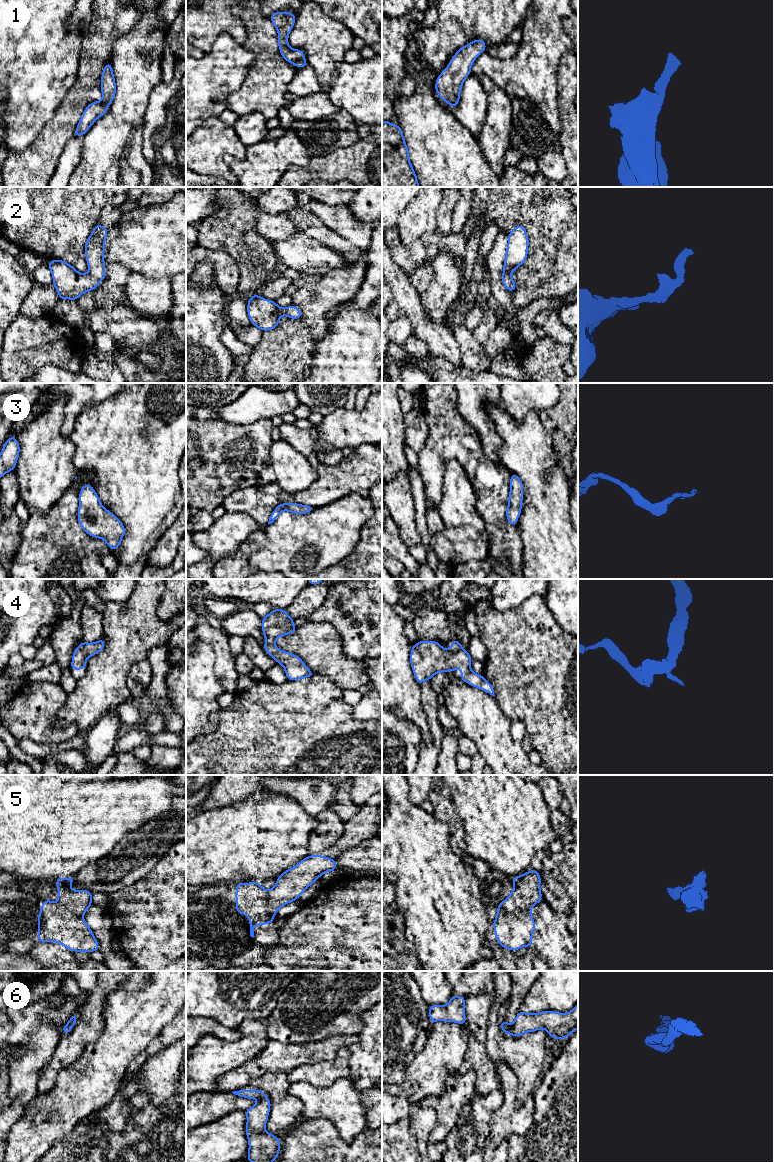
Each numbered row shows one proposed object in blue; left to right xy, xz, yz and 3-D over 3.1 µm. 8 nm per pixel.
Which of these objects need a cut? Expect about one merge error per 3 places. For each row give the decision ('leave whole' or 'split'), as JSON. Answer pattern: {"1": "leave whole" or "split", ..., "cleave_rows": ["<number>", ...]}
{"1": "leave whole", "2": "leave whole", "3": "leave whole", "4": "leave whole", "5": "split", "6": "leave whole", "cleave_rows": ["5"]}

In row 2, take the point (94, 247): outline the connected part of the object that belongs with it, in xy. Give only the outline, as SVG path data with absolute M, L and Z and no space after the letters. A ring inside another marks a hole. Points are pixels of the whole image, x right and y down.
M95 225L85 243L89 272L82 274L63 260L50 260L48 267L60 299L77 300L83 293L93 291L107 276L105 273L105 238L109 228Z

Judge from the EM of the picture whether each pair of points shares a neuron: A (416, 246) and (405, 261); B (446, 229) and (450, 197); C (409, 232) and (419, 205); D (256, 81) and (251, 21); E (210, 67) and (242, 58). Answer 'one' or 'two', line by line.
A: one
B: one
C: one
D: one
E: one

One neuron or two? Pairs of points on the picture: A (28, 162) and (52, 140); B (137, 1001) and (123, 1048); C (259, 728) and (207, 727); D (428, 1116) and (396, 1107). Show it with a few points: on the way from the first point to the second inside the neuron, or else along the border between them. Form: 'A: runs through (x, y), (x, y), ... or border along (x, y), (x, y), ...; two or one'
A: runs through (34, 158), (46, 146); one
B: runs through (136, 1013), (125, 1036); one
C: border along (220, 708), (209, 716), (215, 726), (211, 734); two
D: runs through (420, 1116), (409, 1109), (404, 1109); one

